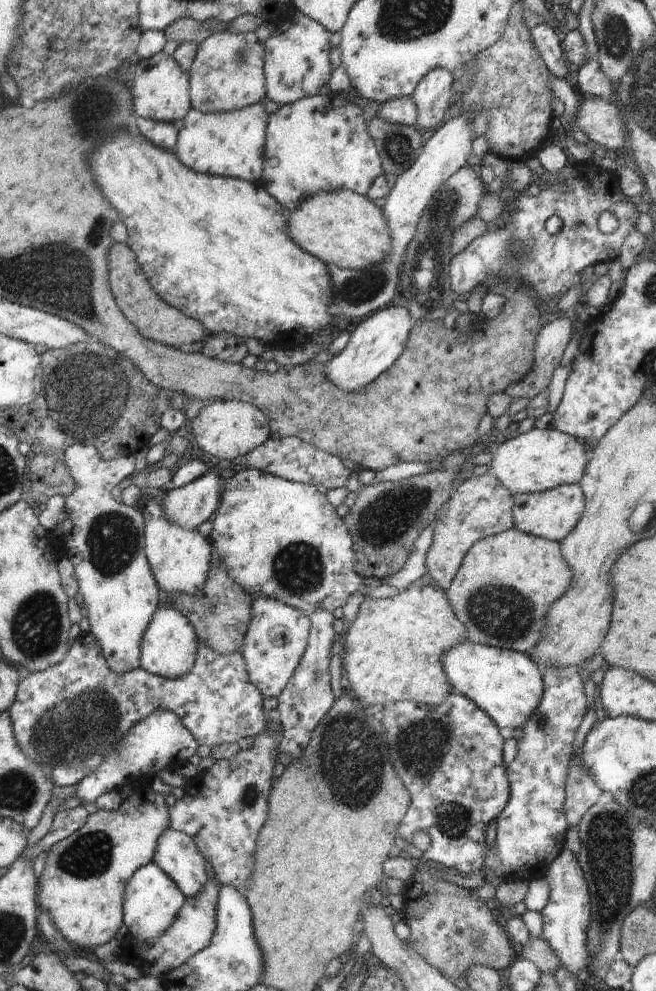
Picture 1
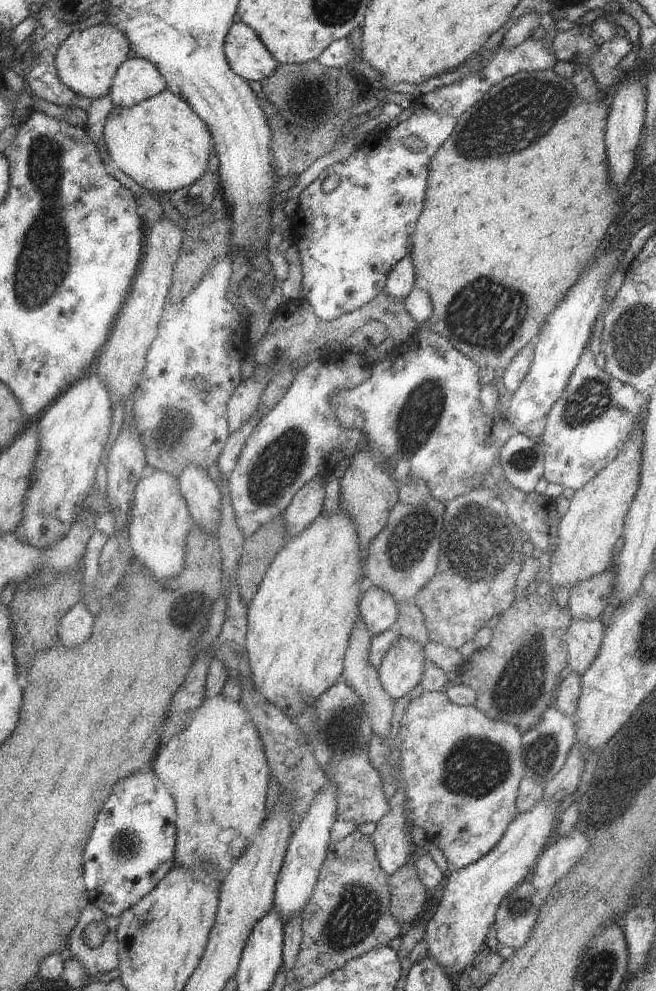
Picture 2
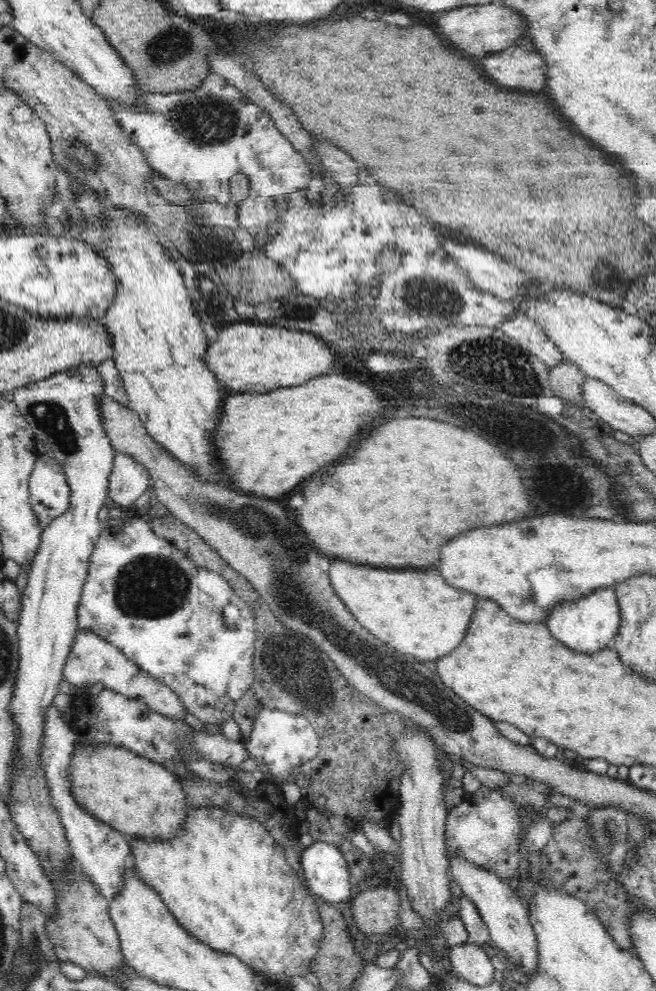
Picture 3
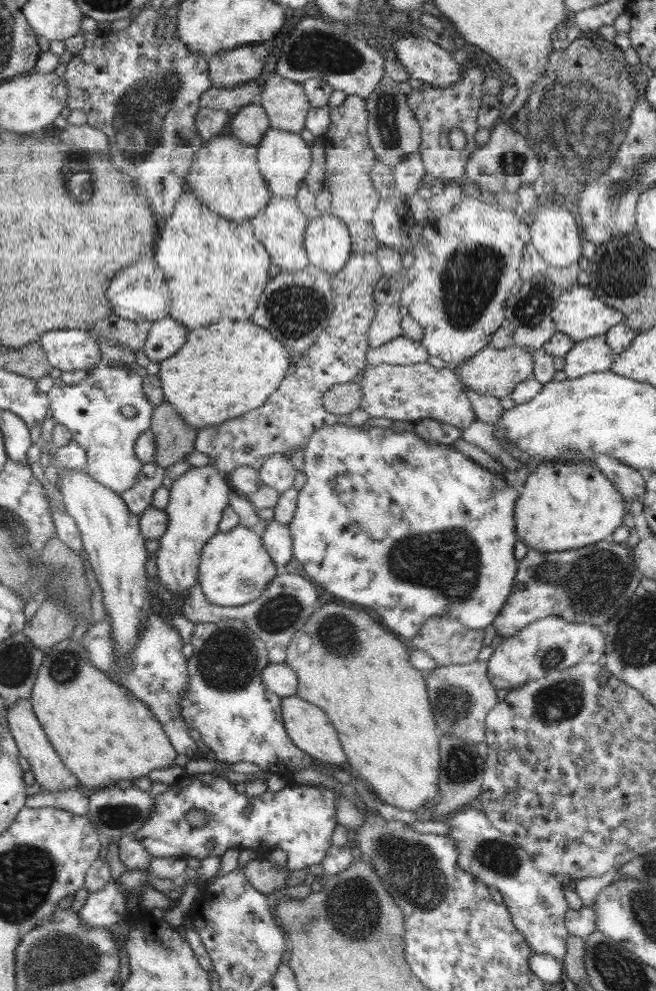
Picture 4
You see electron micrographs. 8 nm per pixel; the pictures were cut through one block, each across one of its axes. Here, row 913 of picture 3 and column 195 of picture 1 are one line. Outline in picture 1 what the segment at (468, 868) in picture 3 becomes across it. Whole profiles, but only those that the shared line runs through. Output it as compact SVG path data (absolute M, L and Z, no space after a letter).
M208 469L202 478L170 489L162 504L166 518L187 529L195 529L202 522L211 520L220 504L225 482L219 473L219 469Z

